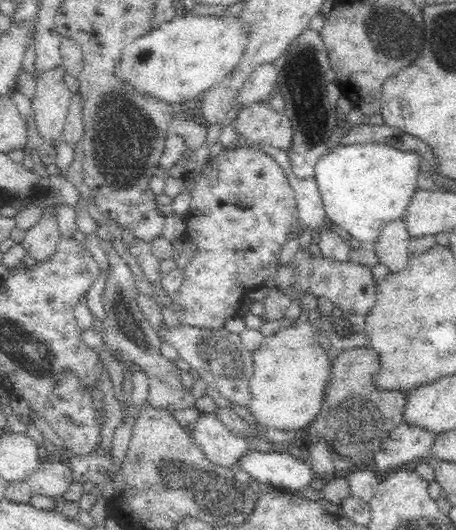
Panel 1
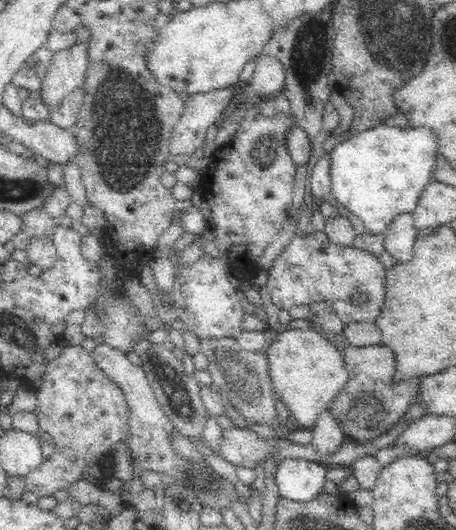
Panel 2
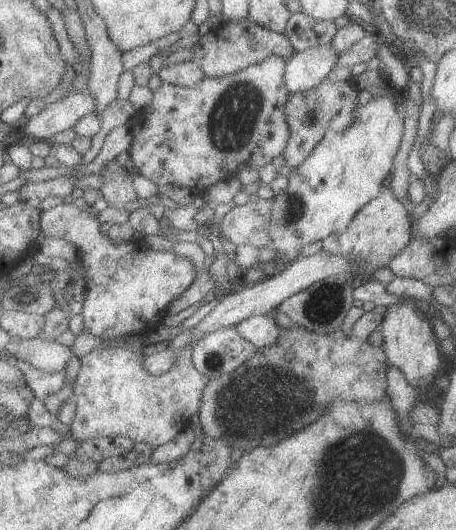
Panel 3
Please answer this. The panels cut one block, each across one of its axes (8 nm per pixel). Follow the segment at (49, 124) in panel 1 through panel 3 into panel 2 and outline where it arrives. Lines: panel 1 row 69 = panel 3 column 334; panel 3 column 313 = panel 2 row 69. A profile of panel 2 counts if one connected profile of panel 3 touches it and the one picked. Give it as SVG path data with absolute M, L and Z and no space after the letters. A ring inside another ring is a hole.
M77 40L53 52L52 62L42 82L42 100L48 108L54 108L63 98L82 87L88 74L88 40Z

